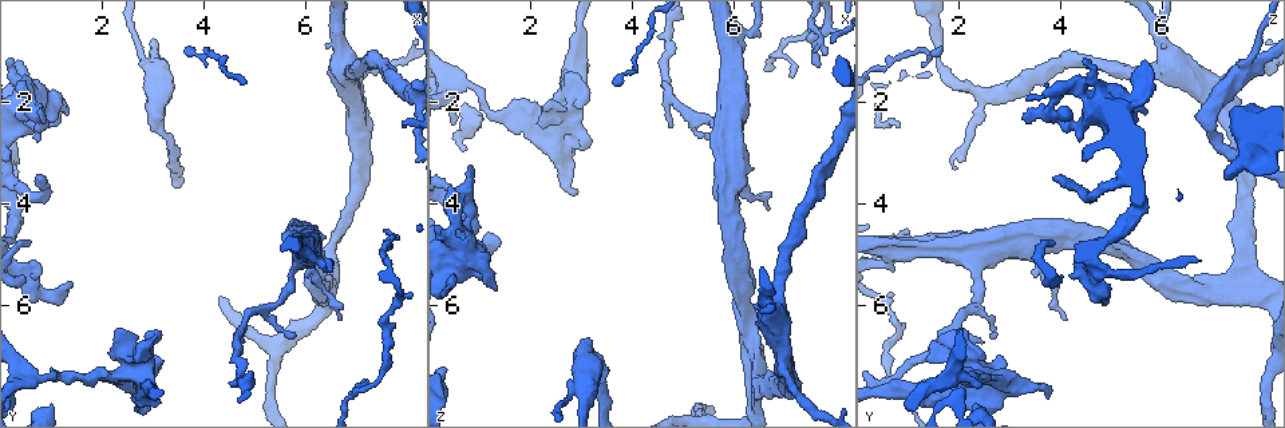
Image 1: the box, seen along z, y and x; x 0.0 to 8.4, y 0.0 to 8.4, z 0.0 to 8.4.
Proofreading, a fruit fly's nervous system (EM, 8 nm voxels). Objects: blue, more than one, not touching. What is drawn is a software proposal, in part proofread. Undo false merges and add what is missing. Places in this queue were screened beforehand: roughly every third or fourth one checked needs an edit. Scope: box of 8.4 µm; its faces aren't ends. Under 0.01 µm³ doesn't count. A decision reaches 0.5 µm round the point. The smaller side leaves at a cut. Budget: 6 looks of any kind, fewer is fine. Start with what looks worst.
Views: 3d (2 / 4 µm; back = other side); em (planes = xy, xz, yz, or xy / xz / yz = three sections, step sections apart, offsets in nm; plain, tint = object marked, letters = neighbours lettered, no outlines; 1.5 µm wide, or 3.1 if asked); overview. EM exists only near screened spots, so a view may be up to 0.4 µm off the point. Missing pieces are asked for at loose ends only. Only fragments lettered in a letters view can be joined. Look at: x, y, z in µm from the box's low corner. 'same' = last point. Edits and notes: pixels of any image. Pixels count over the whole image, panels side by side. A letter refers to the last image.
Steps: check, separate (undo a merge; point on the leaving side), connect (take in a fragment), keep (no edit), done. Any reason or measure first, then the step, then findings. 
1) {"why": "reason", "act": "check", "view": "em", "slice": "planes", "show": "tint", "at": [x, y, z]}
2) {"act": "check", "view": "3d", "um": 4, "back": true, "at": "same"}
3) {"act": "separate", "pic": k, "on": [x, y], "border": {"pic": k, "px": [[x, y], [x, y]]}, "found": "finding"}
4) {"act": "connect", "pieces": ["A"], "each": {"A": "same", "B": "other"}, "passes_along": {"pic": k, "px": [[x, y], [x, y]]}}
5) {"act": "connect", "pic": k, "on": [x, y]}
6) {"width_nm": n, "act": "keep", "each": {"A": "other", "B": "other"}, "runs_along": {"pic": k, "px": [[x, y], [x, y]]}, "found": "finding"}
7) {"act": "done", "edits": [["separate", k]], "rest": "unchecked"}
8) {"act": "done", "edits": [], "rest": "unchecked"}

{"why": "free end", "act": "check", "view": "3d", "um": 4, "at": [1.45, 5.50, 4.80]}

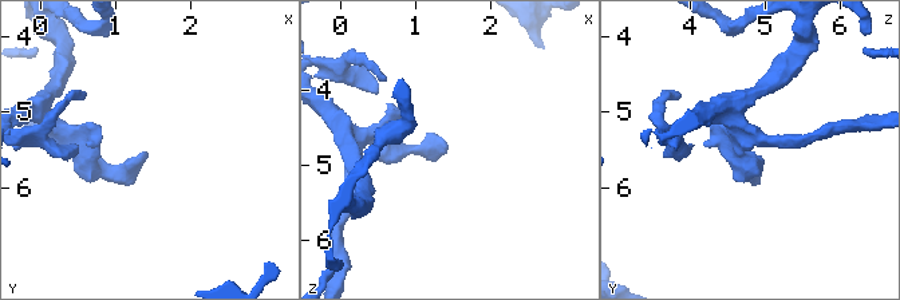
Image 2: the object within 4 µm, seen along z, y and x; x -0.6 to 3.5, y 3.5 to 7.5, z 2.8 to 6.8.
{"act": "check", "view": "em", "slice": "xy", "step": 4, "show": "letters", "at": [1.45, 5.55, 4.80]}

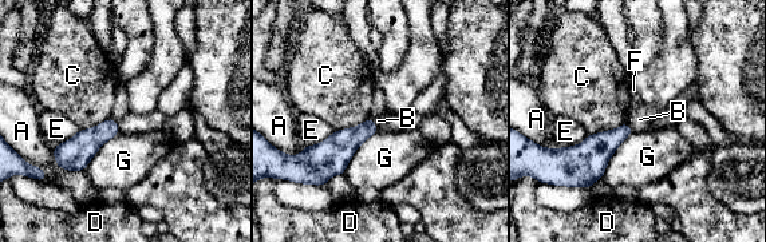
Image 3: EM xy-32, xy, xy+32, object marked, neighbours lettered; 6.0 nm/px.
{"width_nm": 100, "act": "keep", "each": {"A": "other", "B": "other", "C": "other", "D": "other", "E": "other", "F": "other", "G": "other"}, "border": {"pic": 3, "px": [[626, 122], [634, 131]]}, "found": "no lettered fragment goes on from it"}

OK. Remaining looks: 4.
{"why": "sharp bend", "act": "check", "view": "em", "slice": "xy", "step": 8, "show": "letters", "at": [0.80, 3.85, 4.50]}

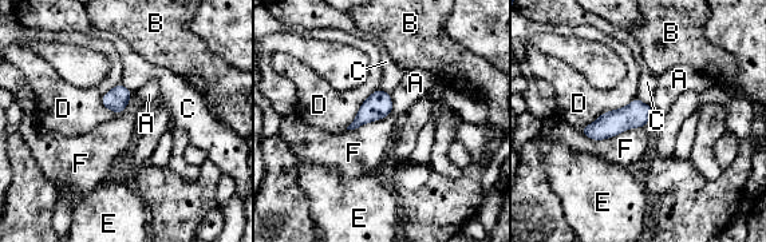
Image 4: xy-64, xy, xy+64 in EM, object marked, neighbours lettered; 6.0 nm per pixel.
{"why": "cut it another way", "act": "check", "view": "em", "slice": "yz", "step": 8, "show": "letters", "at": "same"}

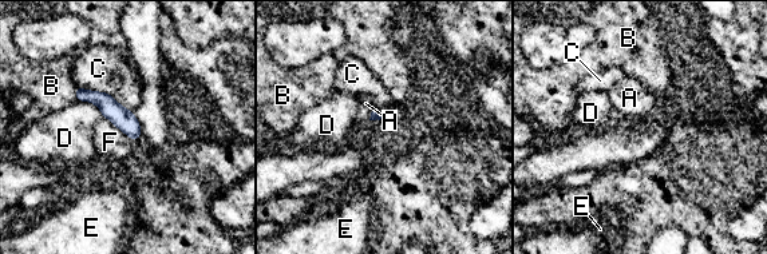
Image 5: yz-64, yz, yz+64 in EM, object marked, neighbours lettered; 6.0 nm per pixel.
{"longest_contact_nm": ["F", 260], "act": "keep", "each": {"A": "other", "B": "other", "C": "other", "D": "other", "E": "other", "F": "other"}, "found": "continuous, no second neuron"}

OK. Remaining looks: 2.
{"why": "arms part here", "act": "check", "view": "em", "slice": "planes", "show": "letters", "at": [6.05, 4.95, 0.75]}

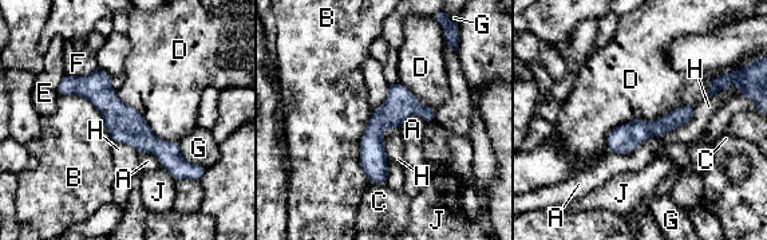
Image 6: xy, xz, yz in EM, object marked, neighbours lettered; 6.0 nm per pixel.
{"act": "keep", "each": {"A": "other", "B": "other", "C": "other", "D": "other", "E": "other", "F": "other", "G": "other", "H": "other", "J": "other"}, "runs_along": {"pic": 6, "px": [[66, 79], [91, 87], [186, 172]]}, "found": "continuous, no second neuron"}

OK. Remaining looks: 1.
{"act": "done", "edits": [], "rest": "unchecked"}

